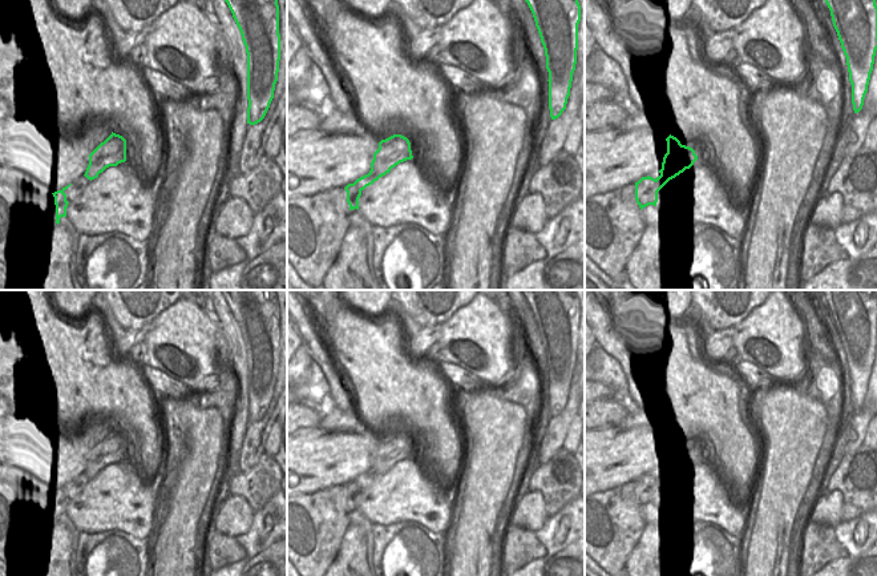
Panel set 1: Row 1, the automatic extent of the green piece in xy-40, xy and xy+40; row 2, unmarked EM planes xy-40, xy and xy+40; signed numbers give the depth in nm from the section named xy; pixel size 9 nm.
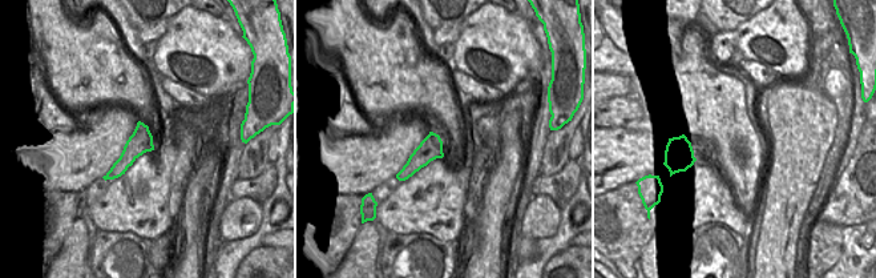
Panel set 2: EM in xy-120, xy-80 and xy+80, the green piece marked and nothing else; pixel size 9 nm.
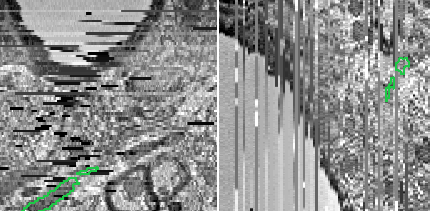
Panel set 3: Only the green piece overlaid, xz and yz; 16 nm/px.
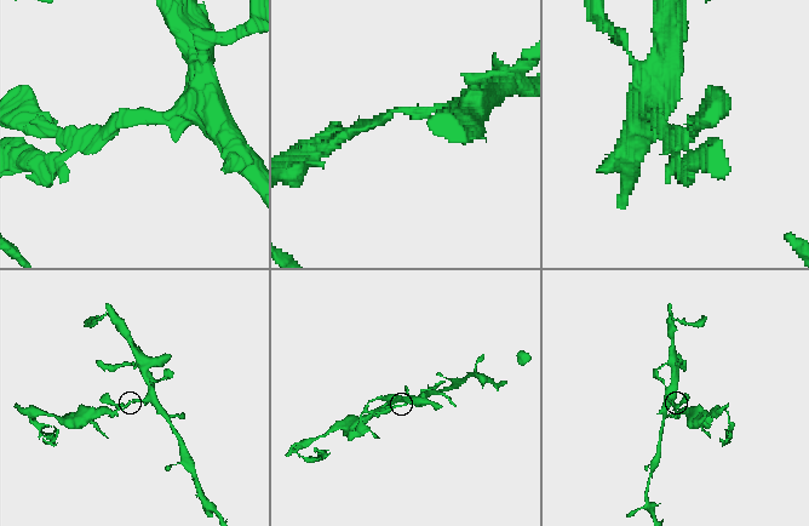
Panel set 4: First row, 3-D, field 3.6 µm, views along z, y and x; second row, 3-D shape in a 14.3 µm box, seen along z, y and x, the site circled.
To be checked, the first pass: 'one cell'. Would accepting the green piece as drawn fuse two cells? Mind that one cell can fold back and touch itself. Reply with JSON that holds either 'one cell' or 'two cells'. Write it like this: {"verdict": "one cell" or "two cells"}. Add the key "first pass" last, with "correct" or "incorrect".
{"verdict": "two cells", "first pass": "incorrect"}

